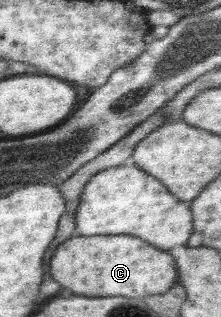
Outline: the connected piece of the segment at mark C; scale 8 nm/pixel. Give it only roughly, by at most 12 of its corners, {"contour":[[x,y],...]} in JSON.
{"contour":[[133,235],[72,237],[51,276],[85,296],[163,294],[171,250]]}

